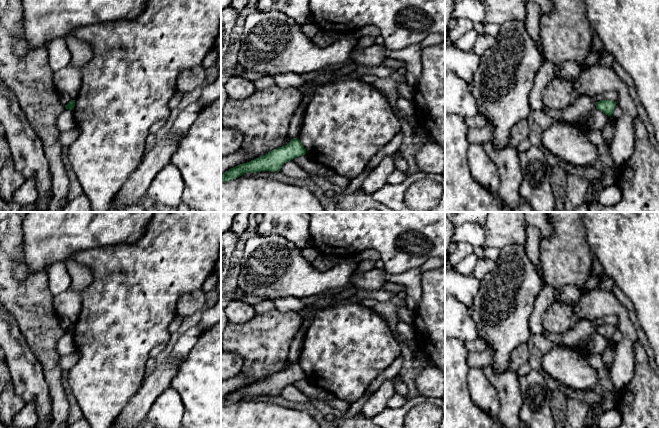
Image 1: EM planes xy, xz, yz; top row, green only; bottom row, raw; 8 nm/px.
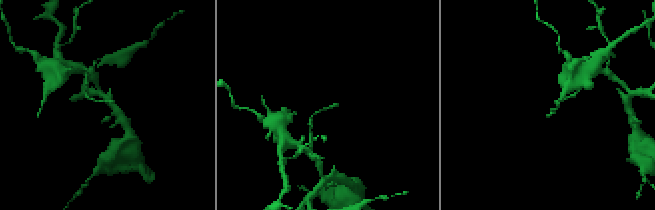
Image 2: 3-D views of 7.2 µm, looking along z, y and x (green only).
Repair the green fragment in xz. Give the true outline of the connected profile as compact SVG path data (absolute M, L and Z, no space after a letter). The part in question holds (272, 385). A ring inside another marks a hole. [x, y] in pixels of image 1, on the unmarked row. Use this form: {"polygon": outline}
{"polygon": "M298 362L291 363L287 369L274 373L247 387L229 393L221 399L221 406L236 403L247 396L280 395L284 387L305 378L306 373L300 364Z"}

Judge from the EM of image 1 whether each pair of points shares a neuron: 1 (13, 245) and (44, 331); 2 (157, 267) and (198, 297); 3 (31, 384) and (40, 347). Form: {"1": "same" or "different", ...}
{"1": "same", "2": "different", "3": "different"}

